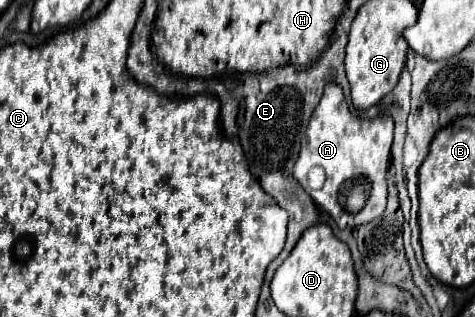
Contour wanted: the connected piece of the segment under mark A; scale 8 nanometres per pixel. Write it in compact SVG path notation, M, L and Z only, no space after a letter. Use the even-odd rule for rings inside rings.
M326 85L320 105L312 113L310 125L306 129L300 157L294 165L294 177L304 187L304 191L332 215L340 229L354 229L360 223L368 223L380 217L386 209L386 173L390 167L390 147L392 147L394 121L390 117L358 119L350 113L344 93L338 85ZM364 181L368 183L366 201L360 211L346 209L346 183Z

